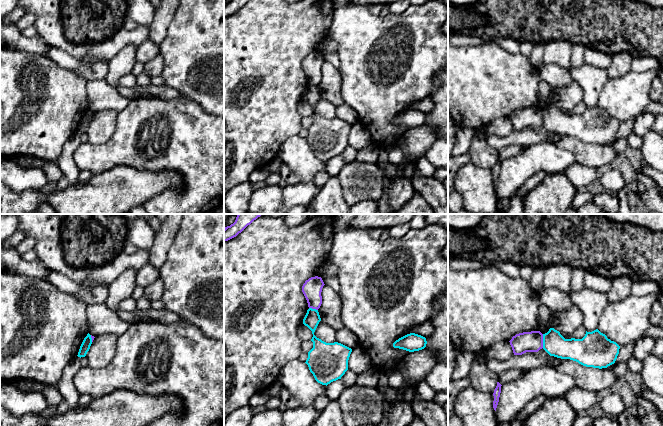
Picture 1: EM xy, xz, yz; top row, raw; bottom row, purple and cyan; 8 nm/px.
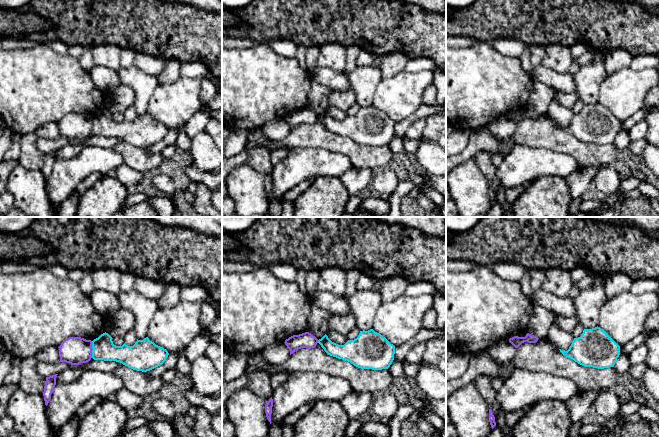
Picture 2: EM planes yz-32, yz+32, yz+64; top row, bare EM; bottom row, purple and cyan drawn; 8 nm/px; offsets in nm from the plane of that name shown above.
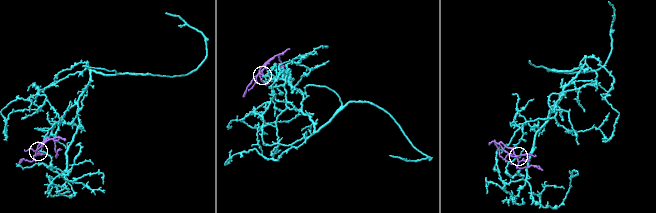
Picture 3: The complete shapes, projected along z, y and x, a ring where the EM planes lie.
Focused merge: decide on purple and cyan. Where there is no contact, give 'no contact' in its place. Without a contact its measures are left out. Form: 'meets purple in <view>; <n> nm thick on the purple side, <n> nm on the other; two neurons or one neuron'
meets purple in yz; 160 nm thick on the purple side, 180 nm on the other; two neurons

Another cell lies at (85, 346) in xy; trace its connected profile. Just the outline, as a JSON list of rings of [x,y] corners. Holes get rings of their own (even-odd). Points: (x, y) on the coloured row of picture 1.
[[[88,333],[80,346],[80,349],[79,349],[77,356],[80,358],[85,357],[87,352],[90,349],[91,344],[92,344],[92,338],[91,338],[91,335]]]

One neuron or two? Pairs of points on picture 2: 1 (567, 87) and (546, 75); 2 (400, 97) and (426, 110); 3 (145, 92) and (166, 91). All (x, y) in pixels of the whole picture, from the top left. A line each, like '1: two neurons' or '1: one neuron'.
1: one neuron
2: two neurons
3: two neurons

